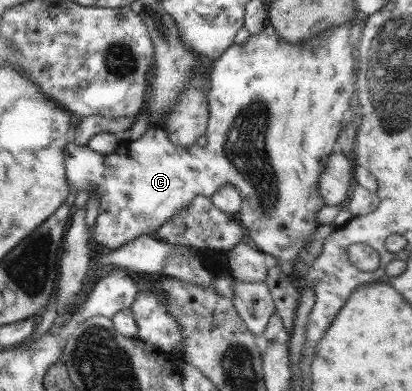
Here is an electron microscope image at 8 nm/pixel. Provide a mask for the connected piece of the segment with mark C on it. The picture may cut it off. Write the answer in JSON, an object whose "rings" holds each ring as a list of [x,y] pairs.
{"rings":[[[352,20],[343,23],[342,25],[335,25],[330,30],[312,37],[312,39],[304,40],[301,43],[288,43],[278,36],[276,30],[266,23],[262,28],[260,34],[250,35],[248,42],[244,44],[232,44],[223,54],[213,62],[213,68],[209,72],[207,93],[207,104],[209,105],[209,120],[207,123],[207,145],[199,146],[197,143],[189,148],[177,146],[174,142],[169,140],[167,132],[160,125],[151,124],[146,133],[135,141],[121,139],[121,143],[115,152],[109,154],[96,153],[92,151],[87,145],[76,145],[74,142],[68,142],[64,150],[64,163],[66,168],[67,182],[70,184],[70,189],[75,191],[78,189],[86,189],[88,193],[94,191],[100,199],[100,207],[98,216],[95,222],[95,229],[92,234],[92,241],[94,244],[102,245],[107,248],[107,251],[118,249],[122,245],[137,239],[137,237],[144,235],[152,235],[158,231],[158,228],[168,221],[177,211],[183,210],[196,196],[204,196],[211,198],[218,189],[231,183],[242,196],[242,205],[240,211],[236,215],[239,222],[244,229],[244,237],[246,241],[259,250],[262,254],[272,255],[276,259],[277,264],[281,262],[290,262],[298,270],[290,274],[292,285],[299,286],[303,273],[303,260],[305,257],[306,244],[308,244],[308,237],[316,232],[319,226],[317,213],[325,205],[322,196],[318,189],[318,180],[320,174],[327,166],[329,155],[333,150],[337,149],[337,137],[340,130],[343,129],[344,121],[348,115],[353,113],[356,83],[352,79],[353,63],[356,61],[356,40],[352,39],[351,27]]]}

